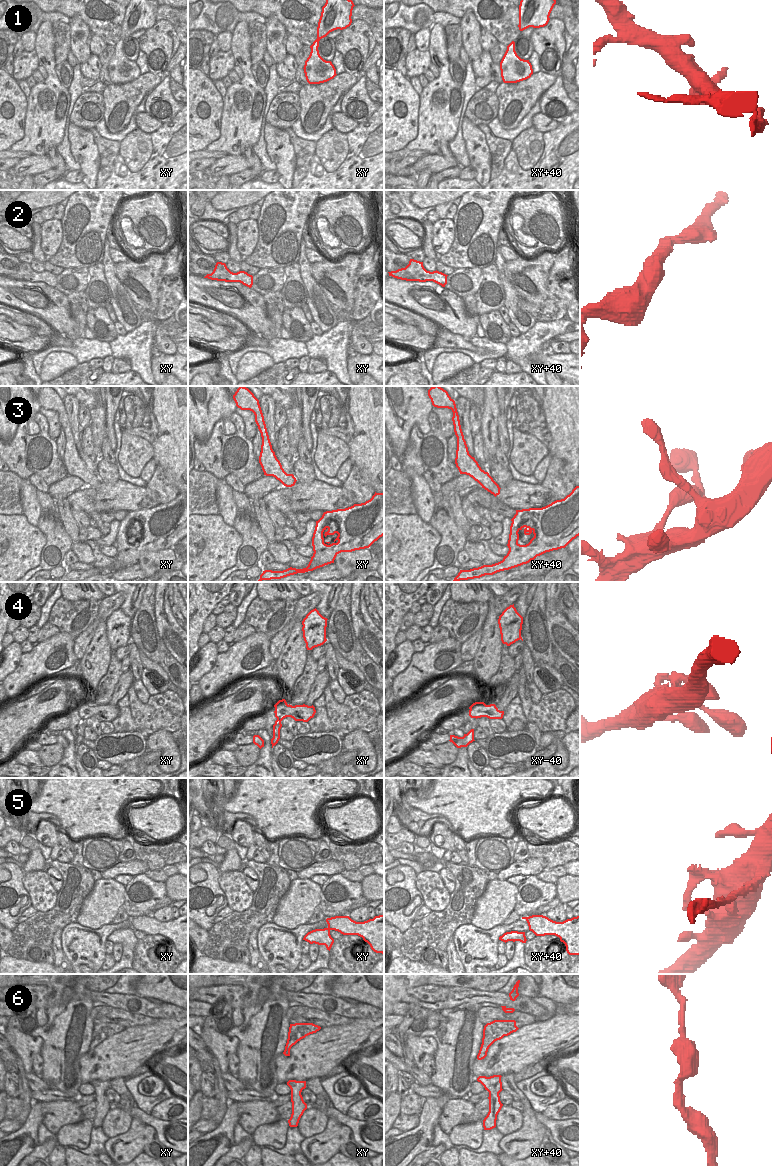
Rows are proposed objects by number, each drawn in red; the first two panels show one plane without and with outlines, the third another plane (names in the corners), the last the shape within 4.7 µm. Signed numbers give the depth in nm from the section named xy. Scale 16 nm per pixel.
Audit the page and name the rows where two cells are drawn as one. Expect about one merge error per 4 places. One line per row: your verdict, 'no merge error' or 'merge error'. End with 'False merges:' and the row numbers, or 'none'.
1: no merge error
2: no merge error
3: no merge error
4: no merge error
5: no merge error
6: no merge error
False merges: none

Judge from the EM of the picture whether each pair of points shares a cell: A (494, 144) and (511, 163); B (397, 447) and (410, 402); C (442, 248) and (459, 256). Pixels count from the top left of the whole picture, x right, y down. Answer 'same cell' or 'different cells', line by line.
A: different cells
B: same cell
C: different cells

